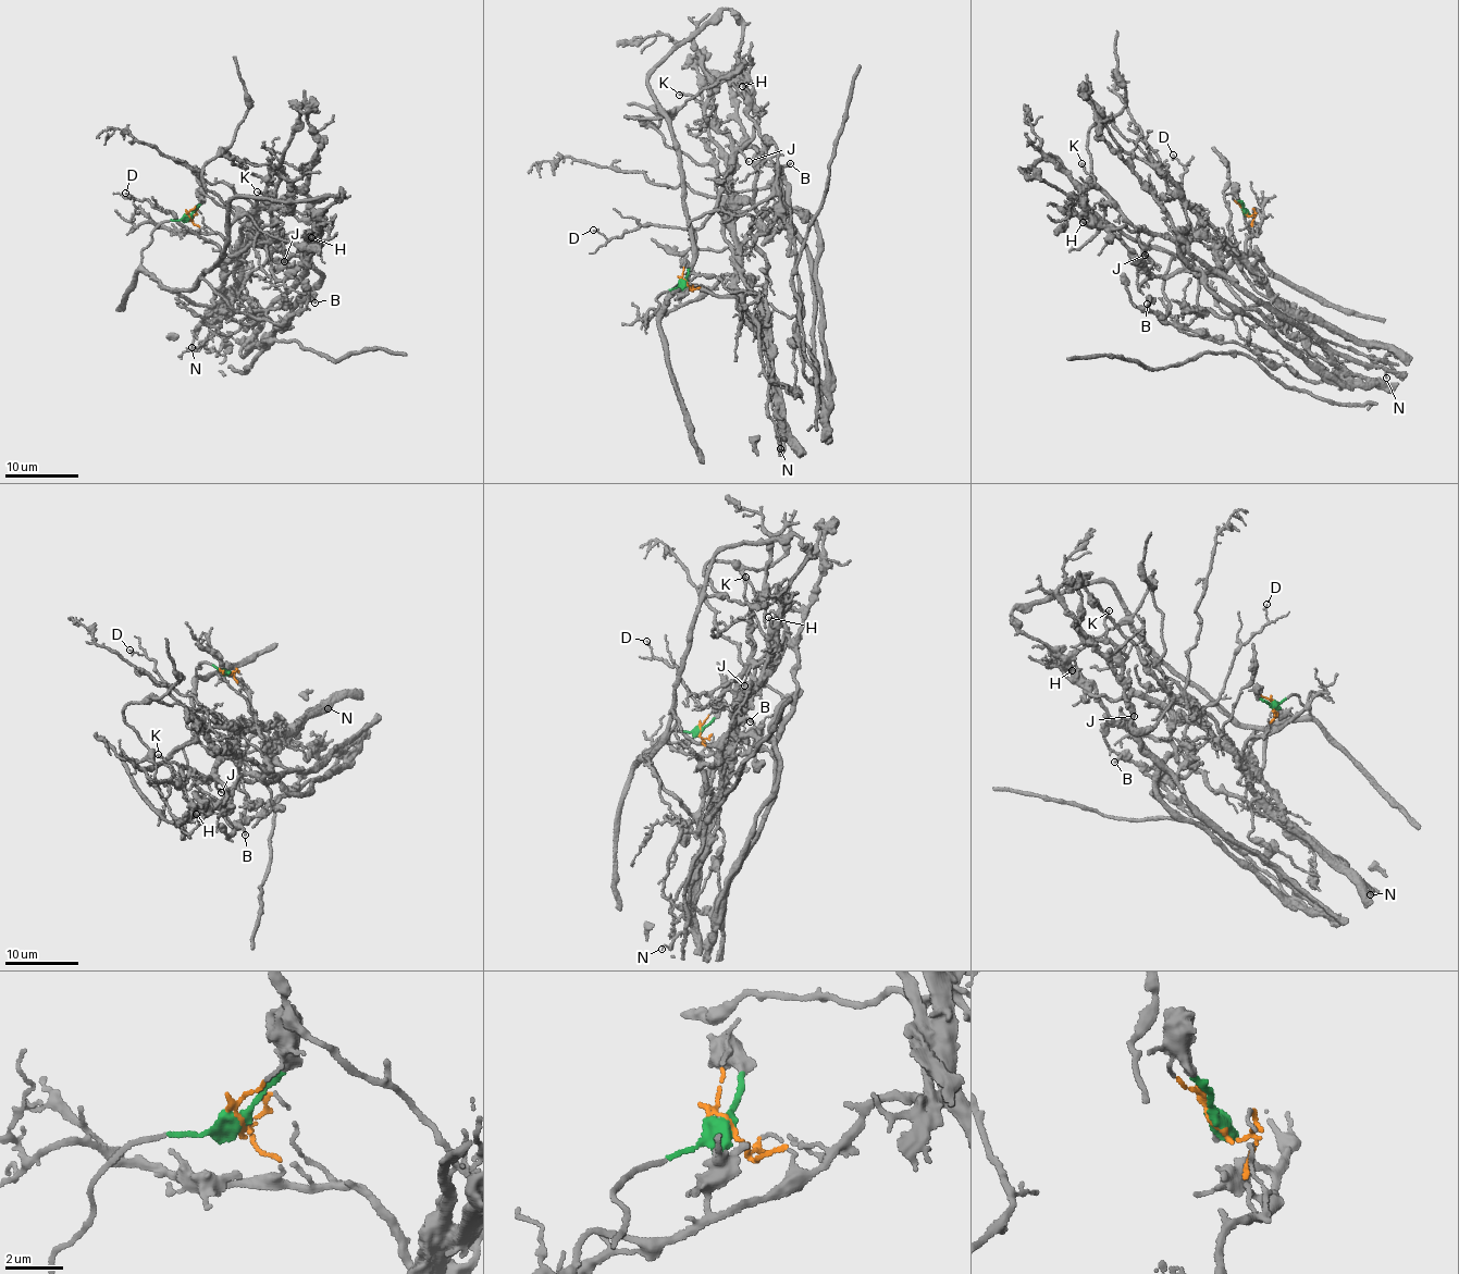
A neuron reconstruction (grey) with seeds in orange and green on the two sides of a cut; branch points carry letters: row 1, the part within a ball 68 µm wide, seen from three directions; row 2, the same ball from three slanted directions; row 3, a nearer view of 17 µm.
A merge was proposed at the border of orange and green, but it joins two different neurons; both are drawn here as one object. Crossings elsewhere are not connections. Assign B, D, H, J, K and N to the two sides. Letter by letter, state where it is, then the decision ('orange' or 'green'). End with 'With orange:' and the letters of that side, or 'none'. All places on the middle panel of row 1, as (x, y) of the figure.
B: (790, 163) | green
D: (593, 230) | orange
H: (742, 86) | orange
J: (749, 161) | orange
K: (679, 95) | orange
N: (780, 448) | orange
With orange: D, H, J, K, N

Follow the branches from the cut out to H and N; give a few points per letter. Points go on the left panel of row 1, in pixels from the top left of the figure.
H: (189, 218), (223, 238), (234, 254), (249, 239), (261, 246), (313, 232), (318, 236), (310, 238)
N: (189, 218), (227, 244), (238, 273), (233, 292), (223, 295), (211, 310), (206, 309), (192, 348)

